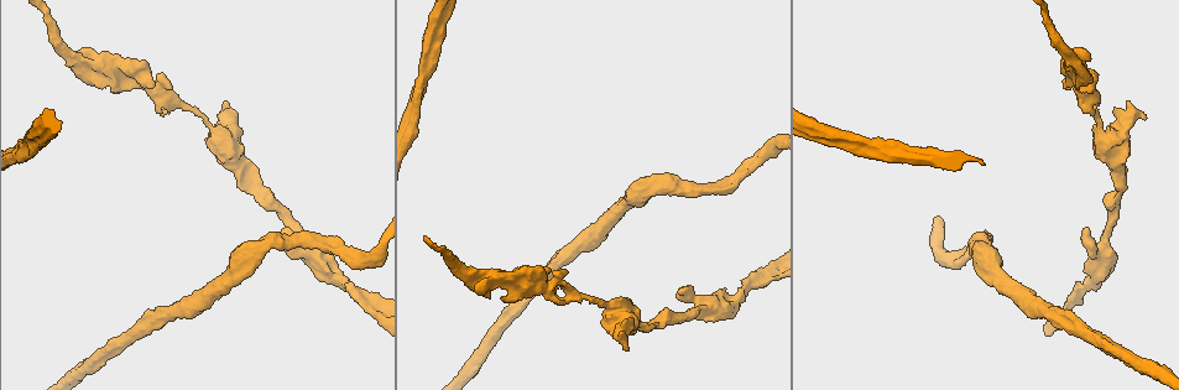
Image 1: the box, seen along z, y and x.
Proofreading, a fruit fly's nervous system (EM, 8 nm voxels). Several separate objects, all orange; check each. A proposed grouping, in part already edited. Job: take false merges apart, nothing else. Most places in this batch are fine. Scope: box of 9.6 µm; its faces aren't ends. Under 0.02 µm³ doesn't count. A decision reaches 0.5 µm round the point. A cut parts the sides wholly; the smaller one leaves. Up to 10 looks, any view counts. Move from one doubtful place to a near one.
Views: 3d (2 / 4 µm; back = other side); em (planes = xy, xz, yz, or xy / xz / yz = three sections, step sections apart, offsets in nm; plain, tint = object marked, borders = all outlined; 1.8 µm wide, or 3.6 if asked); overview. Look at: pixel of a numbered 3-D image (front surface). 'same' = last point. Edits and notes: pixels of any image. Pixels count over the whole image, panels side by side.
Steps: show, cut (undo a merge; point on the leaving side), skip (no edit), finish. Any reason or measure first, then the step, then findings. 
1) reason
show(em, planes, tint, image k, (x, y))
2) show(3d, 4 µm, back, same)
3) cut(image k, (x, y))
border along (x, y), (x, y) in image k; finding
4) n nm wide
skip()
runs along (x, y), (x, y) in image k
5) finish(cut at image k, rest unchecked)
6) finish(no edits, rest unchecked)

two arms in line, one across
show(3d, 2 µm, image 1, (752, 277))

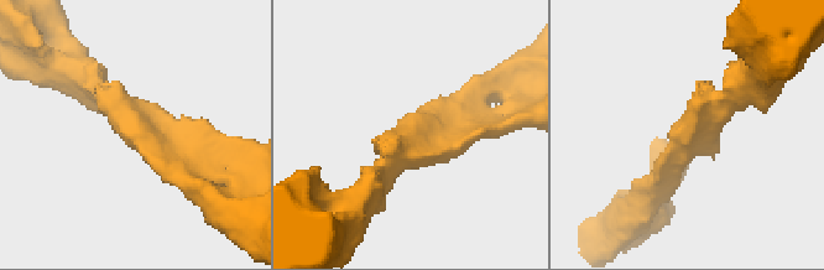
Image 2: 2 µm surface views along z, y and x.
shape alone is not enough
show(em, planes, borders, image 2, (413, 133))

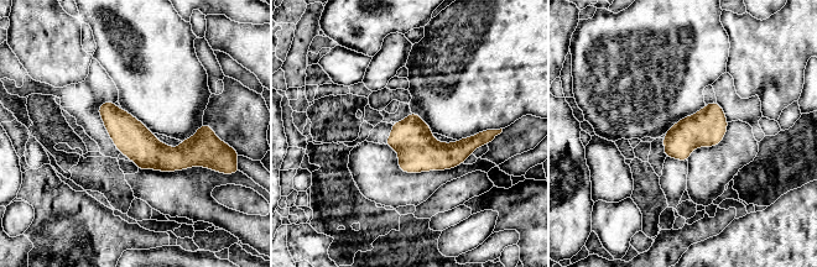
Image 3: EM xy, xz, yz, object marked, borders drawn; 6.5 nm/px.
skip()
runs along (102, 106), (152, 155), (207, 131) in image 3; continuous, no second neuron

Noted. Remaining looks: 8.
looks like a crossing
show(em, 3.6 µm, planes, tint, image 1, (1116, 159))

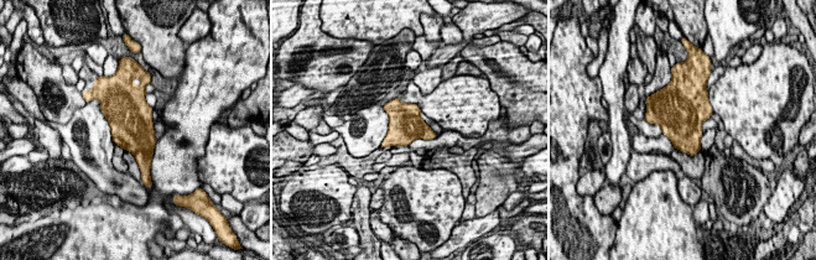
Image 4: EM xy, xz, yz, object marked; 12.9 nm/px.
skip()
continuous, no second neuron

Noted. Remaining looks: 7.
three arms meet
show(3d, 4 µm, back, image 1, (144, 84))

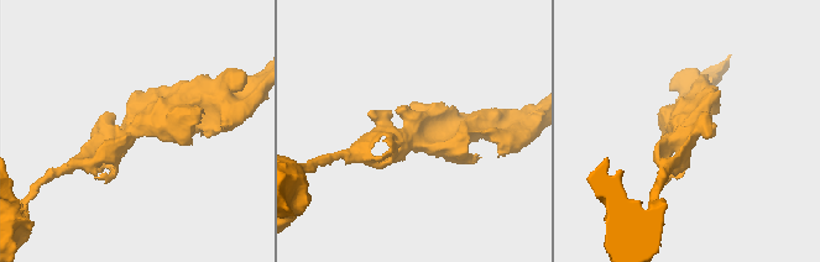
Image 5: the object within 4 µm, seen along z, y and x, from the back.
need the tissue
show(em, planes, tint, image 5, (137, 127))

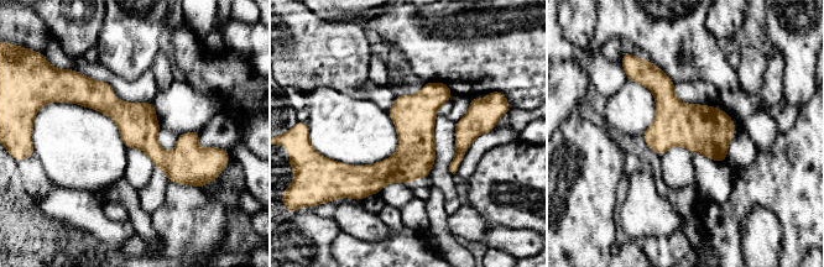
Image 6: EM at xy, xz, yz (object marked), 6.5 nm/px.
260 nm wide
skip()
runs along (68, 99), (99, 98), (162, 157), (204, 151) in image 6; continuous, no second neuron

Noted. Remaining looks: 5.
three arms meet
show(3d, 2 µm, image 1, (309, 254))

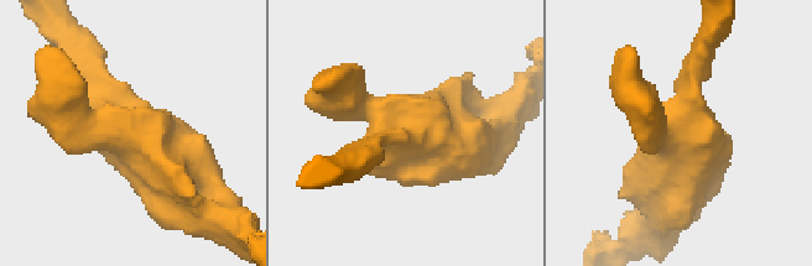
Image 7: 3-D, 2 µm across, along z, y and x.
3 arms; arms of 200, 260, 400 nm
show(em, 3.6 µm, planes, borders, image 7, (396, 130))

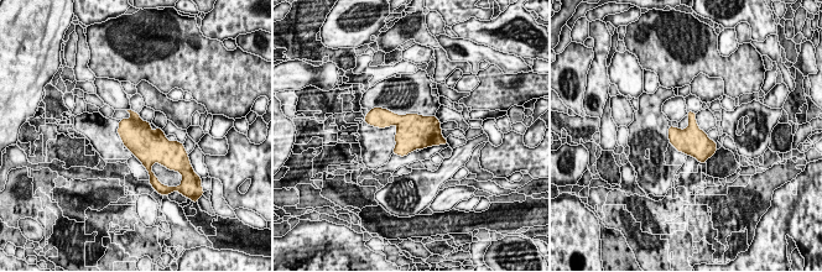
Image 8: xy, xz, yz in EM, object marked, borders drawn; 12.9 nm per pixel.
380 nm wide
skip()
all the same neuron

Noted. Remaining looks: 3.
finish(no edits, rest unchecked)

